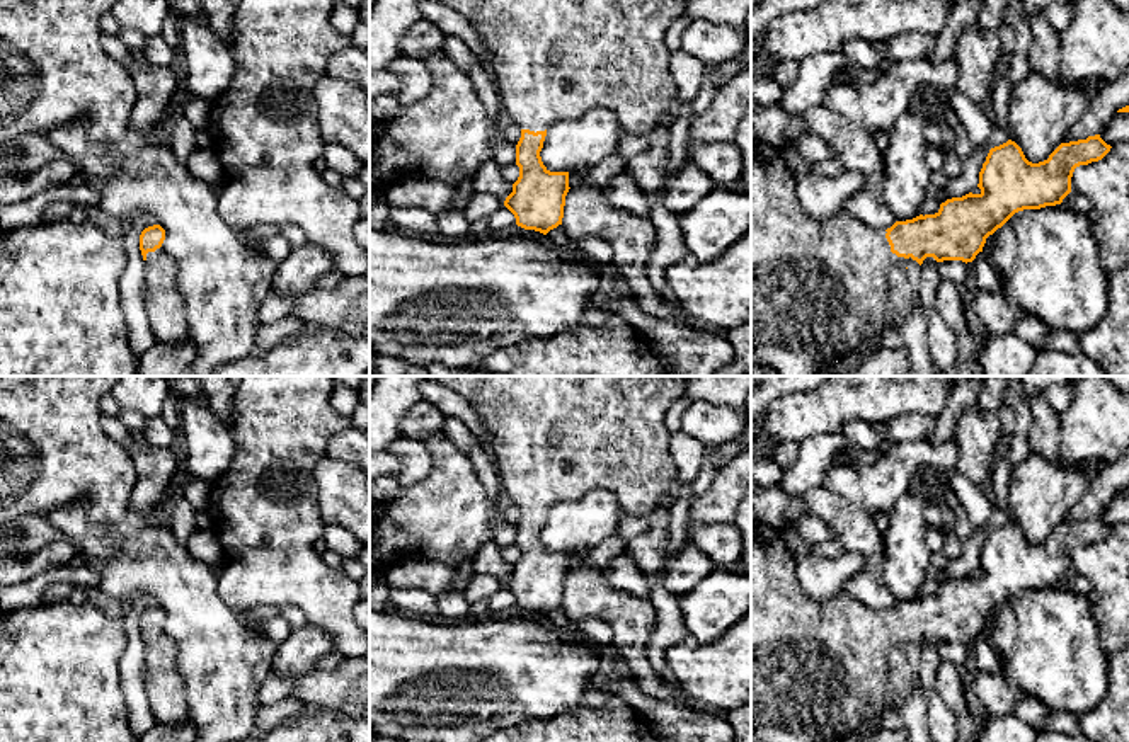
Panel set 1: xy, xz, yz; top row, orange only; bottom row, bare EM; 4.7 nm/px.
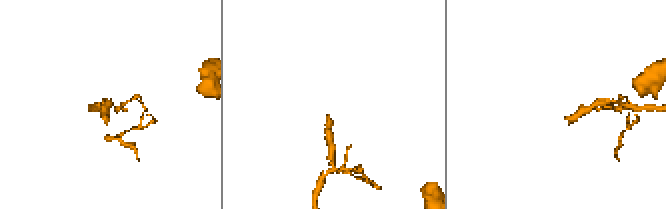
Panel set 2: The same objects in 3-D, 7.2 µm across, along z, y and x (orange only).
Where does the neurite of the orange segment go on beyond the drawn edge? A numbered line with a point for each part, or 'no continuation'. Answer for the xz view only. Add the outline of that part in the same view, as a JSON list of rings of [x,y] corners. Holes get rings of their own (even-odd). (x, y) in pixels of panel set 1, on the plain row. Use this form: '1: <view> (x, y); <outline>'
1: xz (554, 438); [[[426,376],[461,395],[489,429],[487,444],[502,477],[507,504],[545,512],[562,500],[576,500],[594,488],[606,488],[628,516],[650,514],[678,477],[664,425],[668,408],[683,397],[688,376]]]

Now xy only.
1: xy (162, 679); [[[162,628],[146,635],[143,684],[157,723],[169,727],[177,727],[189,716],[177,654],[177,642]]]

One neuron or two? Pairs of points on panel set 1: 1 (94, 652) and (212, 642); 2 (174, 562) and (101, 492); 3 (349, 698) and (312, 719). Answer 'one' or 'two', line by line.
1: two
2: two
3: two

